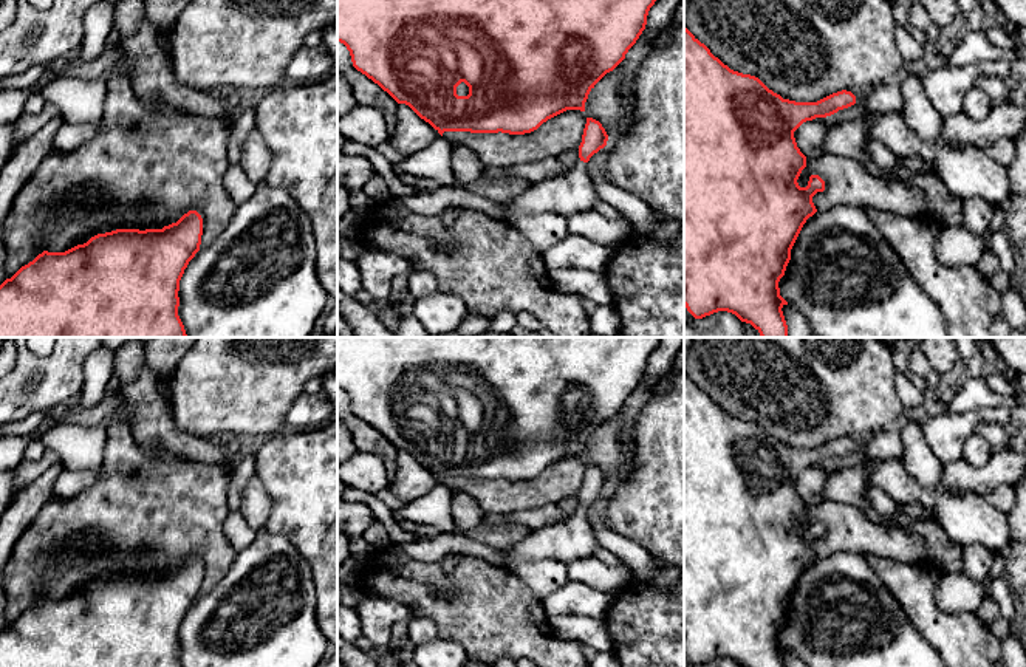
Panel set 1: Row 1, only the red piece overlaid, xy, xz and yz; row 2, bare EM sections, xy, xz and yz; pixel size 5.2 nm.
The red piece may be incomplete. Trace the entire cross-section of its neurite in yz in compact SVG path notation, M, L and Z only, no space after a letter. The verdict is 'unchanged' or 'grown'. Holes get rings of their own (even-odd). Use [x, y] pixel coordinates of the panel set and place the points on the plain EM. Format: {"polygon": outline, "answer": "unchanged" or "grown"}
{"polygon": "M684 371L684 653L695 665L703 665L718 658L727 658L735 661L740 667L785 667L781 655L788 652L788 648L780 642L778 628L785 622L791 607L791 596L803 571L817 559L812 543L825 537L825 528L819 522L811 522L806 534L799 532L797 526L806 514L806 503L797 494L794 478L806 467L831 463L854 450L864 457L876 458L881 463L888 460L899 460L904 463L899 426L868 435L859 444L851 438L842 436L817 449L783 446L780 441L769 436L758 424L730 416Z", "answer": "grown"}

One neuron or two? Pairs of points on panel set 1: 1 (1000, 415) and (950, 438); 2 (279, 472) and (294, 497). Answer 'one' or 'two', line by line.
1: one
2: one

